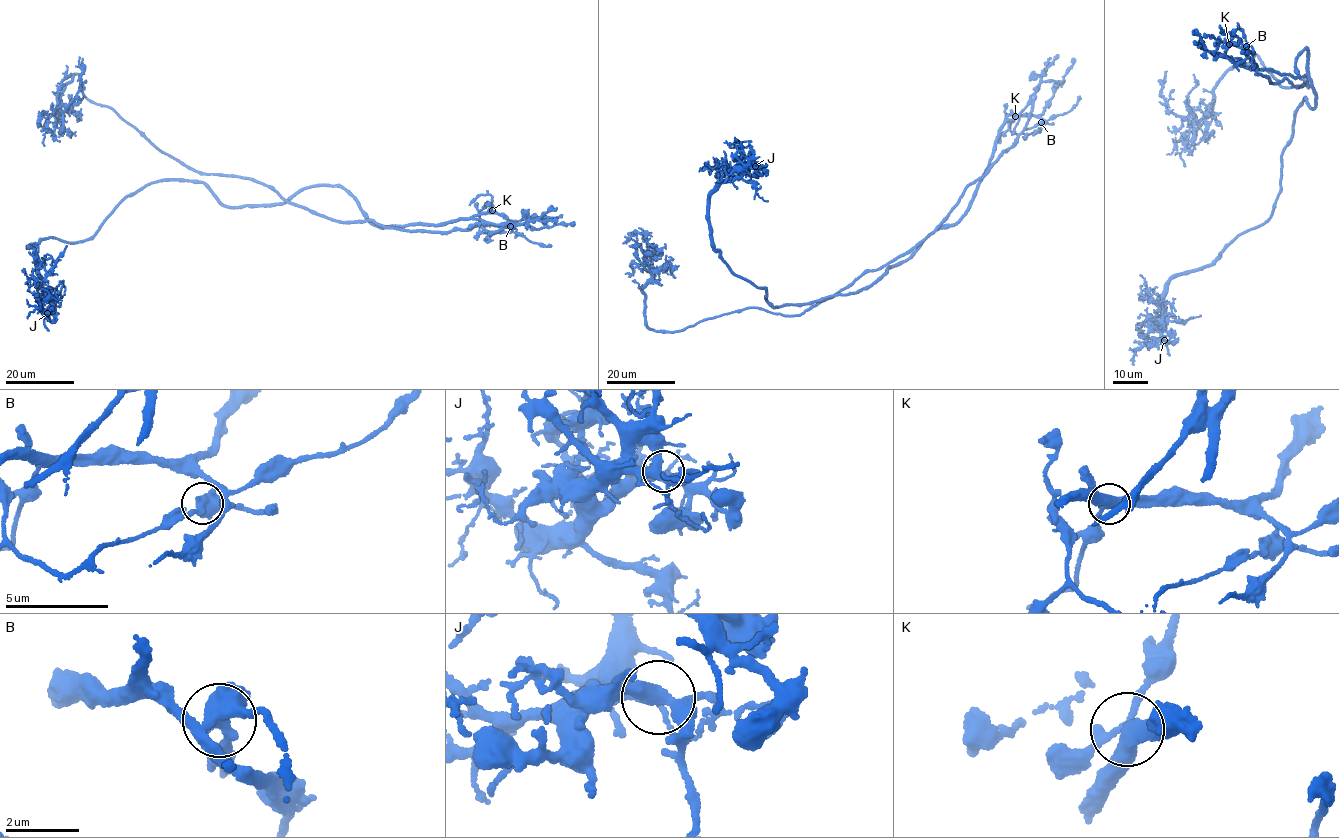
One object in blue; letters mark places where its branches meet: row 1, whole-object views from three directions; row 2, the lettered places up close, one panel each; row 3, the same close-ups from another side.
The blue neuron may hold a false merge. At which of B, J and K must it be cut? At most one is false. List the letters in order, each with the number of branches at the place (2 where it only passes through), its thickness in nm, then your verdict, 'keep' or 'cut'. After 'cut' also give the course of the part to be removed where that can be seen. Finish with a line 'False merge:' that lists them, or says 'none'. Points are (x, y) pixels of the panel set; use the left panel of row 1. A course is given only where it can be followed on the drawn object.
B: 4 | 400 nm | cut | (510, 226), (343, 223), (250, 178), (202, 173), (85, 96), (78, 74), (62, 112), (79, 56)
J: 4 | 360 nm | keep
K: 4 | 380 nm | keep
False merge: B

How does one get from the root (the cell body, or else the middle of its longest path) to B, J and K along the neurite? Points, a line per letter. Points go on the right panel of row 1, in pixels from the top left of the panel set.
B: (1232, 62), (1225, 52), (1229, 45), (1235, 42), (1247, 46)
J: (1232, 62), (1296, 78), (1306, 49), (1315, 105), (1305, 97), (1294, 111), (1267, 220), (1169, 282), (1164, 340)
K: (1232, 62), (1226, 56), (1229, 44)

